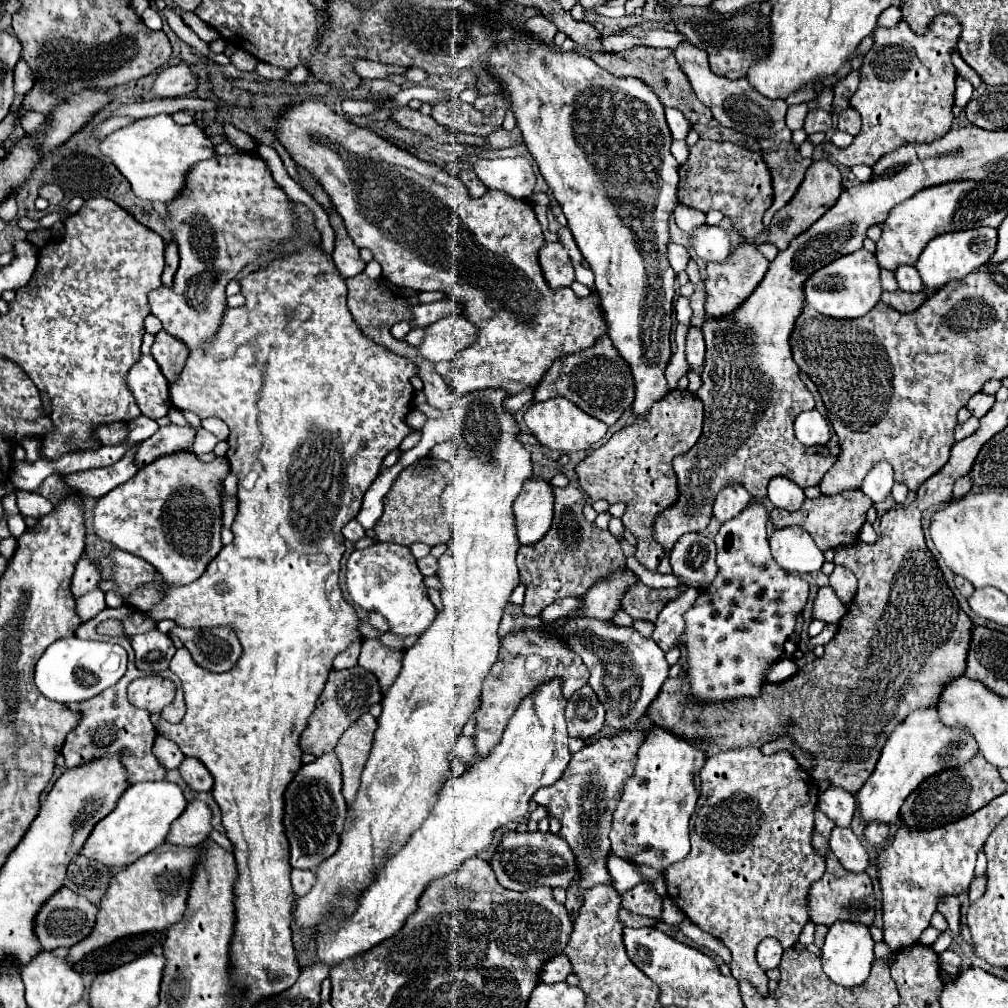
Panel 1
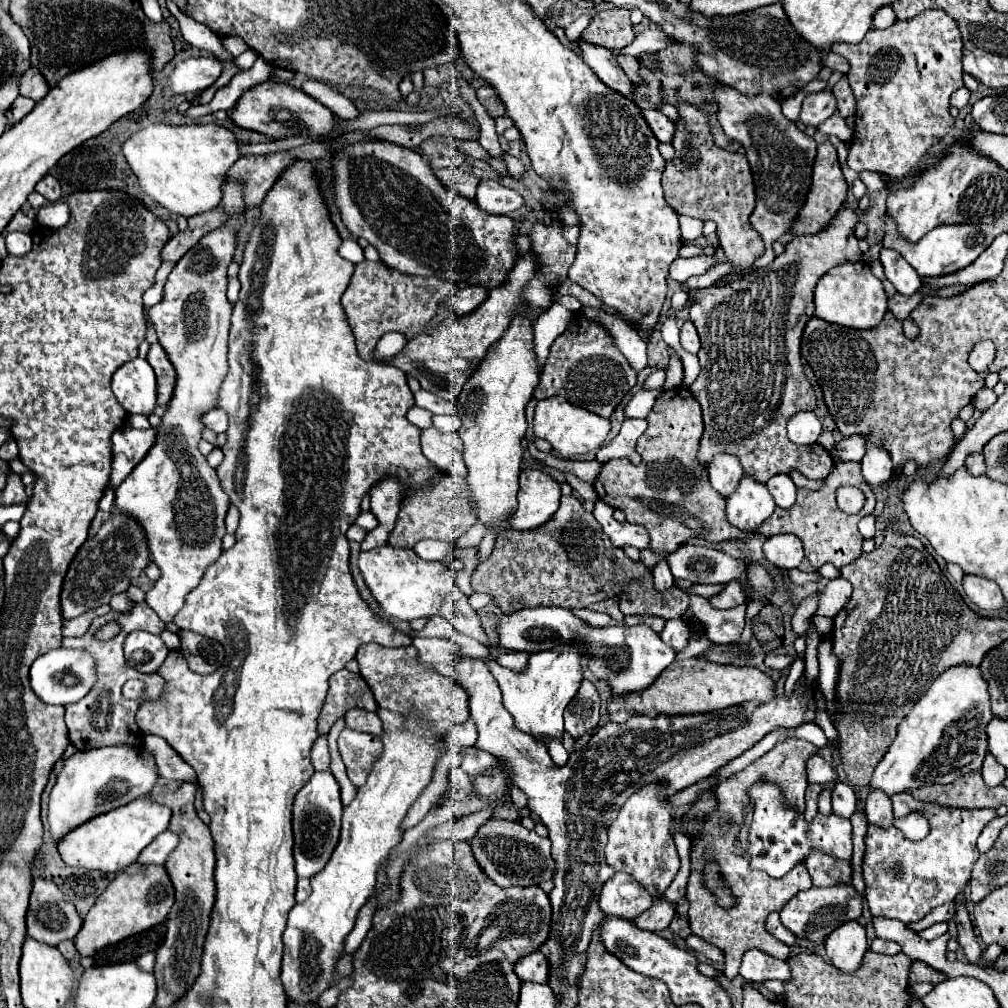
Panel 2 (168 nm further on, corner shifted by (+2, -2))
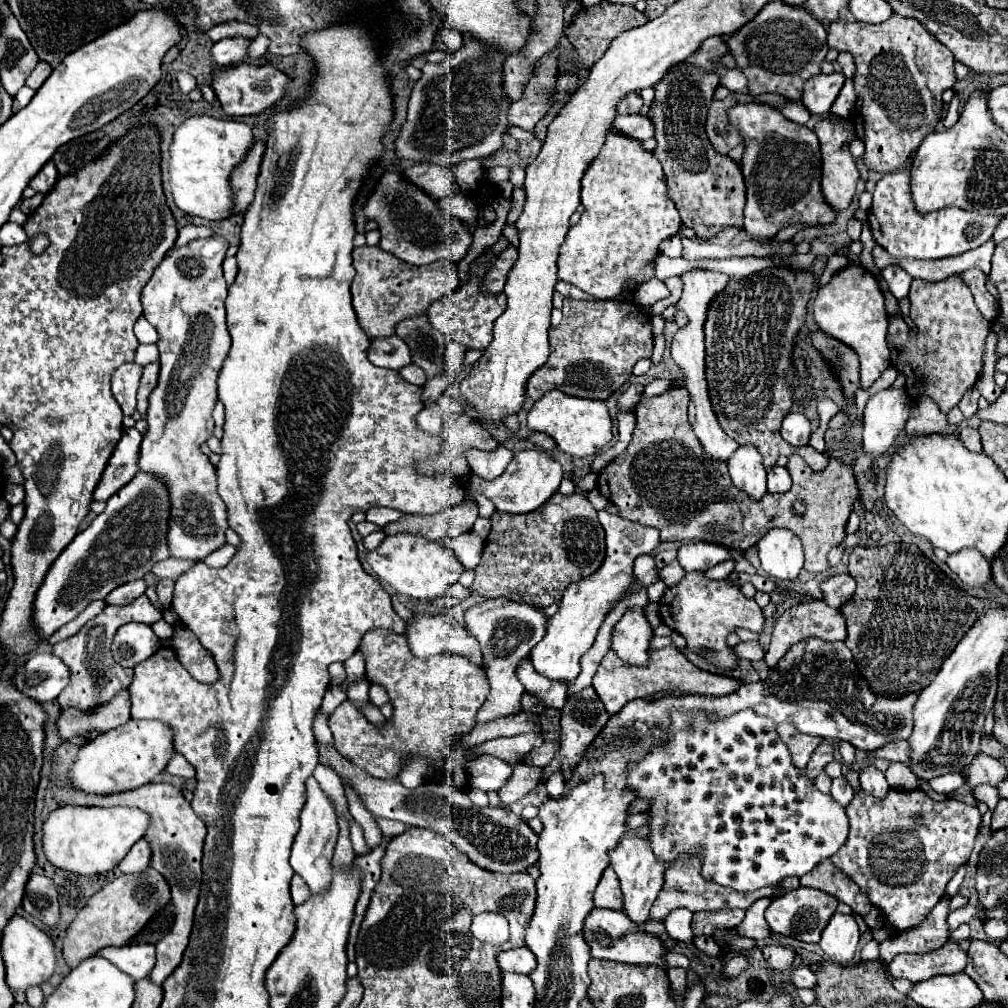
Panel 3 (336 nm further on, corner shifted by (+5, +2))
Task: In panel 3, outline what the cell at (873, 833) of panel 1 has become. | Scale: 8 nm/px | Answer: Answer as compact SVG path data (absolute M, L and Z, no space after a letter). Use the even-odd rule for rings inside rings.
M874 765L862 767L862 771L860 771L860 787L862 787L862 791L866 791L866 793L870 793L874 797L882 797L890 789L884 773L878 771Z

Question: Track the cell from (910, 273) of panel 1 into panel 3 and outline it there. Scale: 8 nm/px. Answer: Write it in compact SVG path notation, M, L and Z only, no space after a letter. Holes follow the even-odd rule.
M886 267L886 271L882 271L882 279L888 283L890 293L892 293L898 301L908 295L912 277L910 277L906 271L902 271L900 267Z

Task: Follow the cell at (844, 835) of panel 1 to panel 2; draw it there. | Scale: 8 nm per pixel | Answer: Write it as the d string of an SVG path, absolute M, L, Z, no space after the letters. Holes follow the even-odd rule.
M757 783L749 789L749 795L755 803L753 823L749 831L749 855L753 869L765 869L773 877L785 875L793 869L795 863L805 861L811 849L821 849L827 855L849 861L853 855L851 841L851 821L837 815L817 815L809 825L801 813L781 799L781 791L773 783Z

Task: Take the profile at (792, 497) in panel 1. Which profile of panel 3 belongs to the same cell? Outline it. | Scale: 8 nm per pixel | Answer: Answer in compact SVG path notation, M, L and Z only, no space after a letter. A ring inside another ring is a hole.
M770 467L768 469L768 491L770 493L784 493L790 489L790 475L786 467Z

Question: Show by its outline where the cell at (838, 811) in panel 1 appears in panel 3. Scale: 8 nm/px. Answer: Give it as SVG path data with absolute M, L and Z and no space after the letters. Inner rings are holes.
M842 775L832 781L832 797L834 797L842 807L846 807L846 805L852 801L852 797L854 797L854 791L852 791L850 783L848 783Z

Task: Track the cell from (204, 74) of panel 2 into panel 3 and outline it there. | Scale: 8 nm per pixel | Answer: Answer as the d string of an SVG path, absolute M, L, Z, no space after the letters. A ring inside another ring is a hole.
M228 37L218 41L212 47L212 63L216 67L226 67L226 65L236 65L240 61L244 61L244 57L248 55L248 45L252 43L252 39L248 37Z

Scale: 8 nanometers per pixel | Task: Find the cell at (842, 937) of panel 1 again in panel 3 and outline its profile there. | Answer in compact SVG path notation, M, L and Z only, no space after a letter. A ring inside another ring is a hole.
M834 913L823 930L820 947L834 963L848 963L856 953L860 933L854 915Z

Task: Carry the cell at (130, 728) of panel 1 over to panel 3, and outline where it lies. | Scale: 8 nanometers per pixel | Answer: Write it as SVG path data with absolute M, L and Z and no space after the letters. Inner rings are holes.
M140 595L128 605L106 605L104 611L98 613L94 619L90 619L76 635L56 643L54 655L62 659L70 669L70 683L58 697L60 707L78 707L82 711L88 711L98 703L110 701L118 691L128 688L132 683L134 671L114 663L110 655L112 637L116 629L128 621L144 621L146 625L152 625L158 619L162 619L162 613L150 603L146 595Z

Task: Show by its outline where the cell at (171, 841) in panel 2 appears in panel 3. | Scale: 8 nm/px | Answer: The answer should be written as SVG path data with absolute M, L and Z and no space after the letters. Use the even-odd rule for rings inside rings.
M140 839L120 861L118 869L122 873L142 873L148 867L148 863L150 863L150 845L146 843L146 839Z

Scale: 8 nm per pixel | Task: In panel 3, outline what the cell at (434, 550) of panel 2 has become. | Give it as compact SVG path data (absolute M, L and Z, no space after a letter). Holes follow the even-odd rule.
M474 531L458 535L456 539L444 539L444 543L458 555L460 563L466 569L476 569L478 567L482 551L484 551L484 545L486 545L484 537L476 535Z

